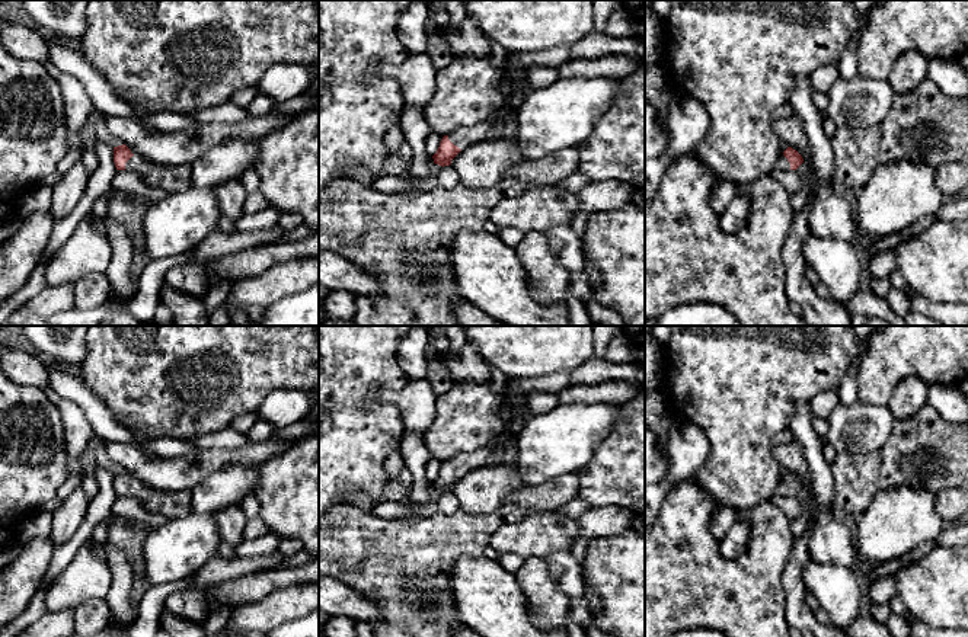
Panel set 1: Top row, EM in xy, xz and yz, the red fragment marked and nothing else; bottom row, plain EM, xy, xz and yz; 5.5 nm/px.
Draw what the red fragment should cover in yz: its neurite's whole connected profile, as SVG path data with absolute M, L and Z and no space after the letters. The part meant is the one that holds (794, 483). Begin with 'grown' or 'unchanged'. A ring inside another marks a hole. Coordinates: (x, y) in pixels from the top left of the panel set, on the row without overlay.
grown; M788 473L780 484L776 489L777 496L796 496L804 489L802 481L793 476L792 473Z

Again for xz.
grown; M527 396L520 400L504 400L504 430L485 448L469 454L460 454L448 461L444 461L437 478L432 481L438 492L450 492L451 486L466 473L479 467L514 464L518 461L515 436L512 433L514 410L521 406L524 416L528 420L533 413L528 410Z

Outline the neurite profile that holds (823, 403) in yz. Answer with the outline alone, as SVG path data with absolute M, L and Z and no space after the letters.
M827 390L827 391L818 393L809 401L809 412L812 417L827 419L833 412L834 406L838 403L840 403L838 390Z

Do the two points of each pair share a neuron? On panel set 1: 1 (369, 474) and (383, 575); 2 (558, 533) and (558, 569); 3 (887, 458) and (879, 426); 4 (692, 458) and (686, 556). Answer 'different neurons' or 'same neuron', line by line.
1: different neurons
2: different neurons
3: different neurons
4: different neurons

